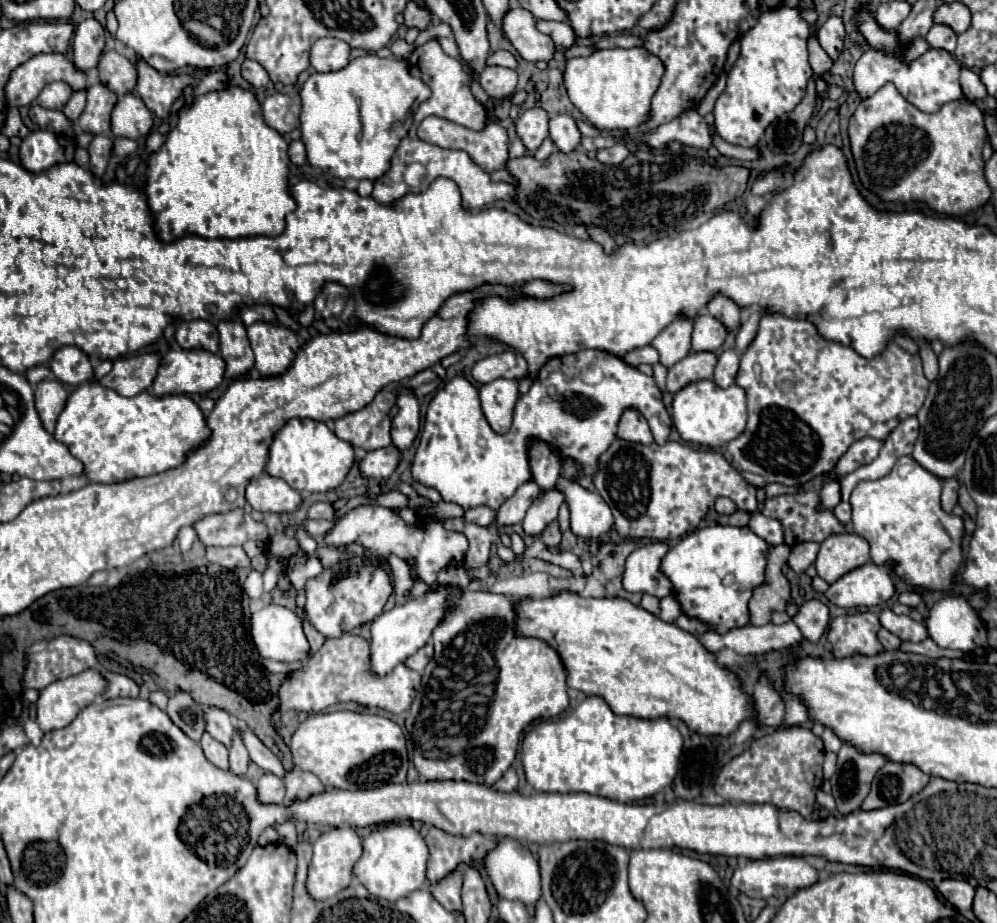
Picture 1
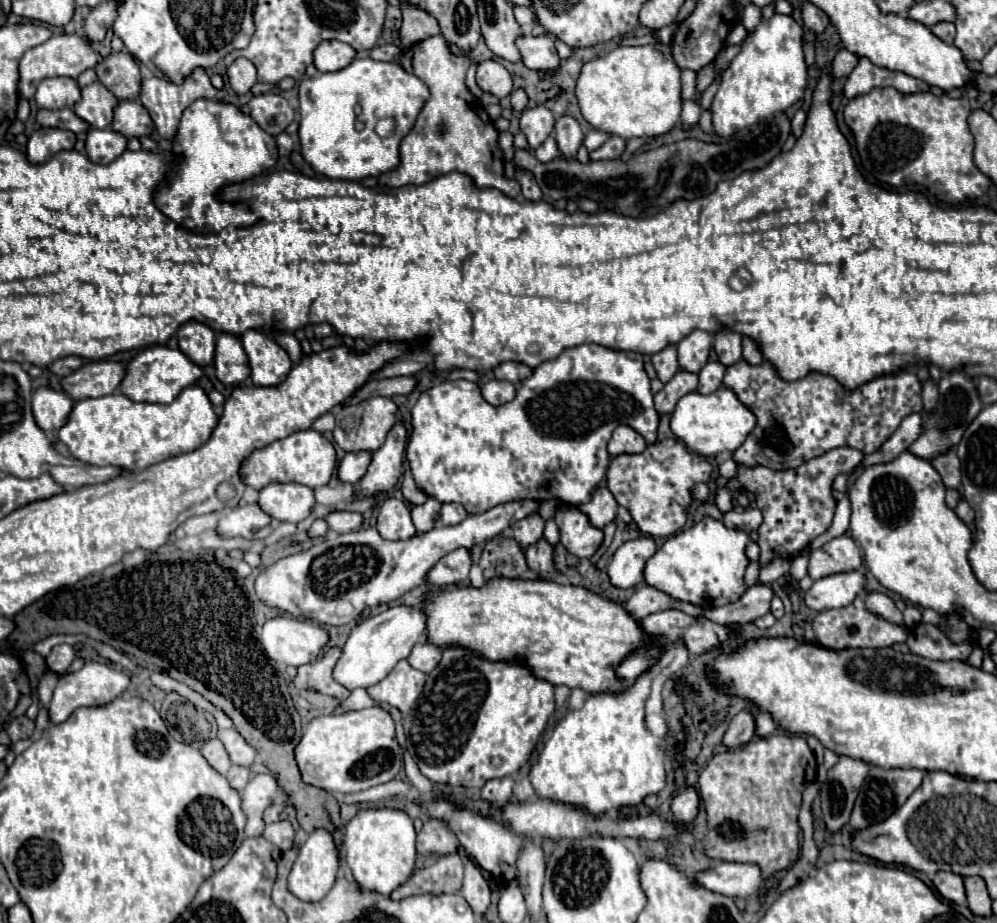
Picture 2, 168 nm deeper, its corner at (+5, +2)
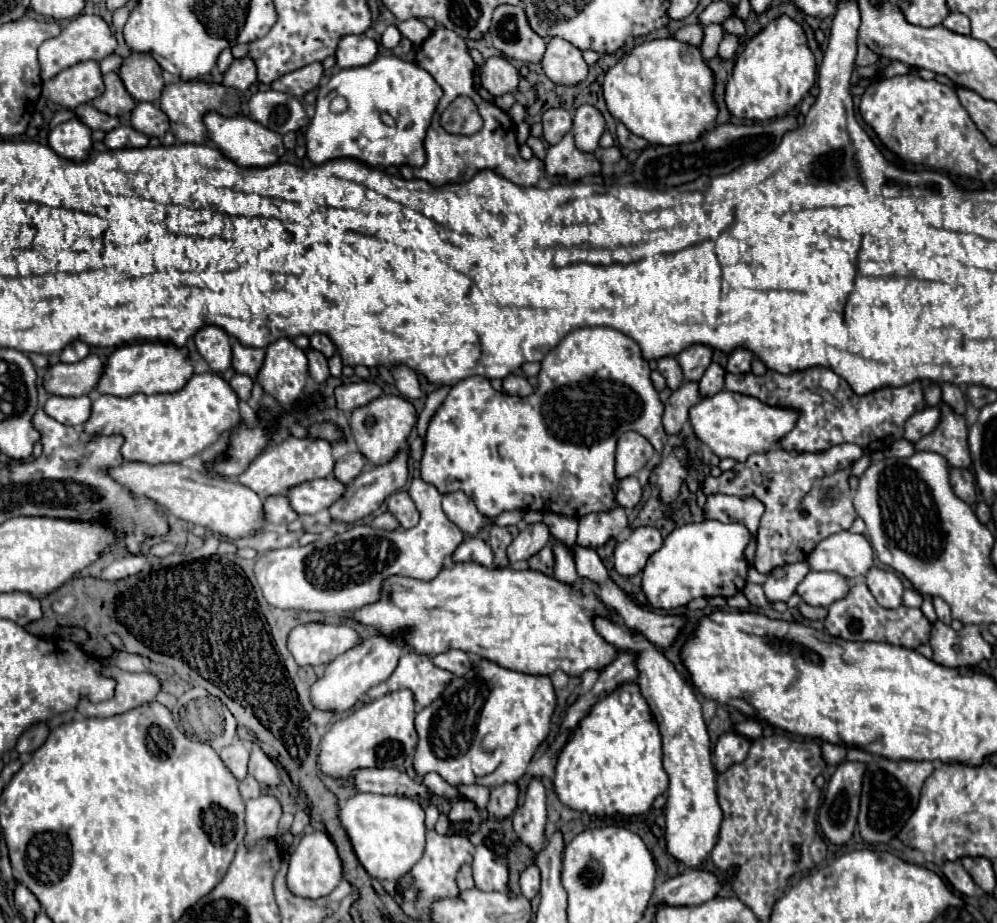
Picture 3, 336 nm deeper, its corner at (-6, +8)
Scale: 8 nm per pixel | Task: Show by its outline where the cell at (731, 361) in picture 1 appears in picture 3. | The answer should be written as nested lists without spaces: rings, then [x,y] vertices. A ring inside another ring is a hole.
[[[713,362],[705,370],[703,378],[699,380],[699,392],[701,392],[701,396],[713,396],[713,394],[721,392],[725,388],[725,374],[727,374],[727,370],[719,362]]]

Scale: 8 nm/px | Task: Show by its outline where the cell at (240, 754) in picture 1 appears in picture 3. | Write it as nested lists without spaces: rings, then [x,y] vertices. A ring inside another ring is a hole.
[[[247,774],[245,780],[241,780],[239,790],[241,790],[241,796],[243,796],[245,800],[249,800],[249,798],[257,798],[257,796],[263,792],[261,786],[259,786],[259,782],[257,782],[251,774]]]

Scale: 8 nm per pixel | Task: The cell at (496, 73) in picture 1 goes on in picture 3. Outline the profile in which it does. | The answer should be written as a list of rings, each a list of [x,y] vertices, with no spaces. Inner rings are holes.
[[[503,56],[489,58],[481,70],[481,84],[493,96],[503,96],[507,92],[515,92],[519,84],[519,72],[513,64],[509,64]]]

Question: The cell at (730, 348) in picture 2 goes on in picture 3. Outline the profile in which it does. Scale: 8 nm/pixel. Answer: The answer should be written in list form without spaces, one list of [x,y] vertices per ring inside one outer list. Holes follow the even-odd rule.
[[[737,346],[737,348],[729,354],[727,372],[731,372],[731,374],[749,372],[749,370],[751,370],[751,358],[753,358],[753,354],[751,354],[745,346]]]

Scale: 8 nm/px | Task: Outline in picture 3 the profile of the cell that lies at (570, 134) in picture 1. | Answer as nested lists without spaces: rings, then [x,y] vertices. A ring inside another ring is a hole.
[[[583,104],[573,114],[573,136],[575,146],[581,152],[593,152],[599,146],[599,138],[605,130],[605,120],[595,106]]]

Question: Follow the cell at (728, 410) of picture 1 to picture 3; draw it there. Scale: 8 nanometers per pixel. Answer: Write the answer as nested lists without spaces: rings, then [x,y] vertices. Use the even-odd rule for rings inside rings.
[[[717,392],[715,396],[701,398],[689,410],[689,422],[697,434],[697,438],[711,448],[711,452],[719,458],[733,458],[737,462],[747,460],[747,456],[755,452],[767,452],[773,448],[779,438],[783,438],[795,424],[797,412],[785,408],[773,408],[765,402],[737,394],[737,392]]]

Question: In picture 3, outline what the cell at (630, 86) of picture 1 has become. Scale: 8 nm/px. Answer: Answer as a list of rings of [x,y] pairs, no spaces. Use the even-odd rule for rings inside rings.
[[[665,38],[637,44],[631,54],[639,58],[641,72],[629,74],[621,58],[603,78],[603,98],[611,116],[649,144],[673,146],[697,140],[717,116],[717,106],[711,98],[713,72],[703,62],[699,48],[675,38]]]

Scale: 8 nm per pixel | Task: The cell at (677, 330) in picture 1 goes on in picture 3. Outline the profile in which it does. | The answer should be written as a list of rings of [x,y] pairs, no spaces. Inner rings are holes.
[[[665,356],[665,358],[659,358],[659,372],[667,378],[667,386],[671,390],[679,388],[681,382],[683,382],[683,372],[681,372],[681,366],[677,362],[675,356]]]

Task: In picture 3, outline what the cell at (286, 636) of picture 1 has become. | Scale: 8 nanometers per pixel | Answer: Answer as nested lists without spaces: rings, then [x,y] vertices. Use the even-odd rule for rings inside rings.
[[[305,622],[287,636],[287,648],[299,666],[329,664],[359,642],[361,634],[341,622]]]

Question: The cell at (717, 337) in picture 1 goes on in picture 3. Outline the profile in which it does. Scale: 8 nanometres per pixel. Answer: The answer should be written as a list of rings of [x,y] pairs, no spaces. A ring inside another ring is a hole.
[[[693,344],[689,348],[685,348],[679,356],[677,356],[685,380],[701,380],[703,372],[707,370],[707,366],[713,360],[713,348],[705,346],[705,344]]]

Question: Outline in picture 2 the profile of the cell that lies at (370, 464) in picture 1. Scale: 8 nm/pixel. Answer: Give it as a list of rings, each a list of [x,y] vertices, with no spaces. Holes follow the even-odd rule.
[[[348,452],[340,462],[338,462],[338,478],[346,484],[356,484],[364,474],[370,464],[372,454],[370,452]]]

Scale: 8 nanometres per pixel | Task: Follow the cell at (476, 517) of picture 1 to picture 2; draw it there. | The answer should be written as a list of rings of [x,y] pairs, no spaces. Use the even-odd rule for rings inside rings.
[[[442,504],[440,508],[440,522],[442,524],[460,524],[464,518],[468,516],[468,512],[464,510],[462,504]]]

